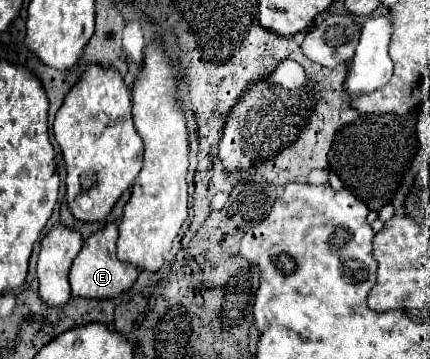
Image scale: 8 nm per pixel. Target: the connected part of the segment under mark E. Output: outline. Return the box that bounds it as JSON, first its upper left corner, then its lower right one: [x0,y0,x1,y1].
[69,222,137,298]

